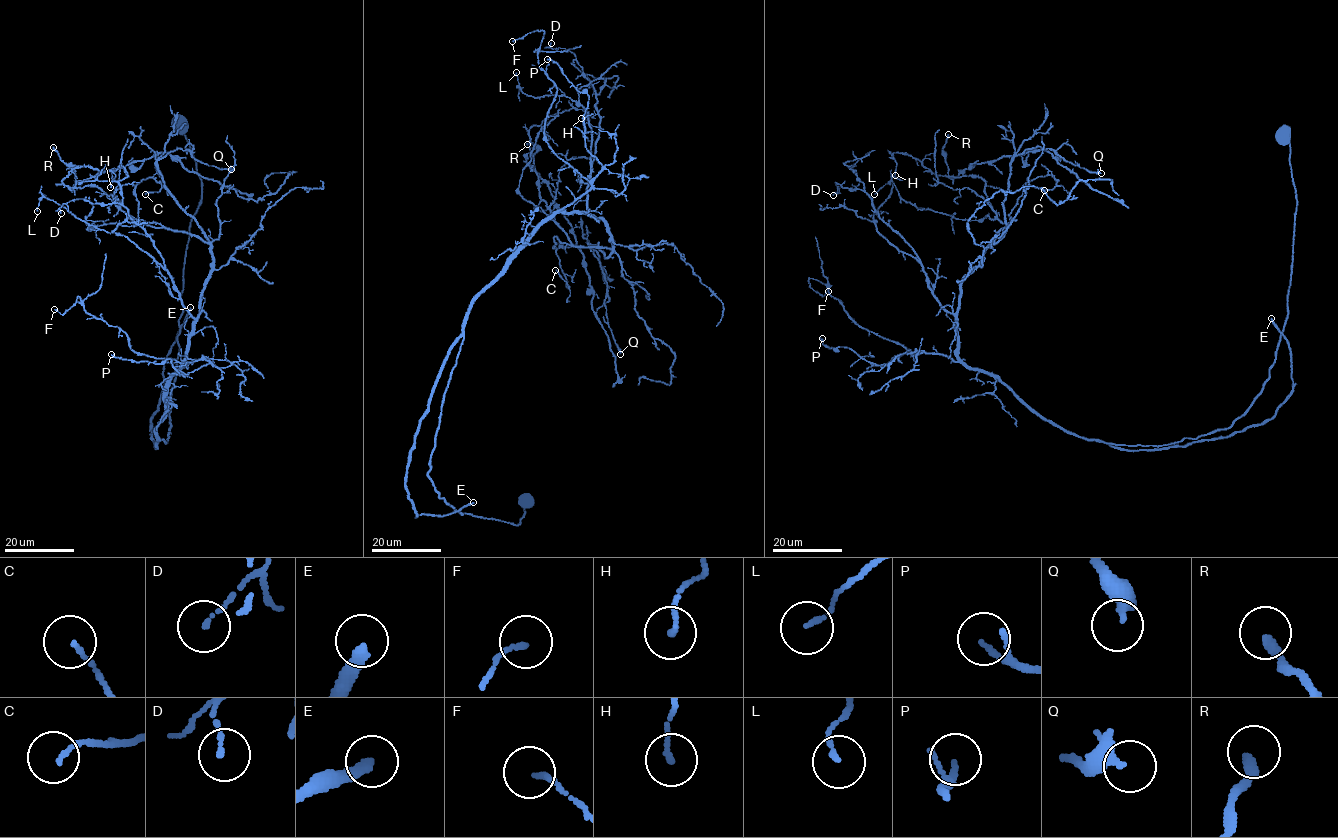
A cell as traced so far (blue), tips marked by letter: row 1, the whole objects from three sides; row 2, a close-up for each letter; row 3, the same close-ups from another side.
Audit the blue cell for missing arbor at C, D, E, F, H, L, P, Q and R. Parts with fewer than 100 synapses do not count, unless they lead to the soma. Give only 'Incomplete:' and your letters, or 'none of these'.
Incomplete: E

